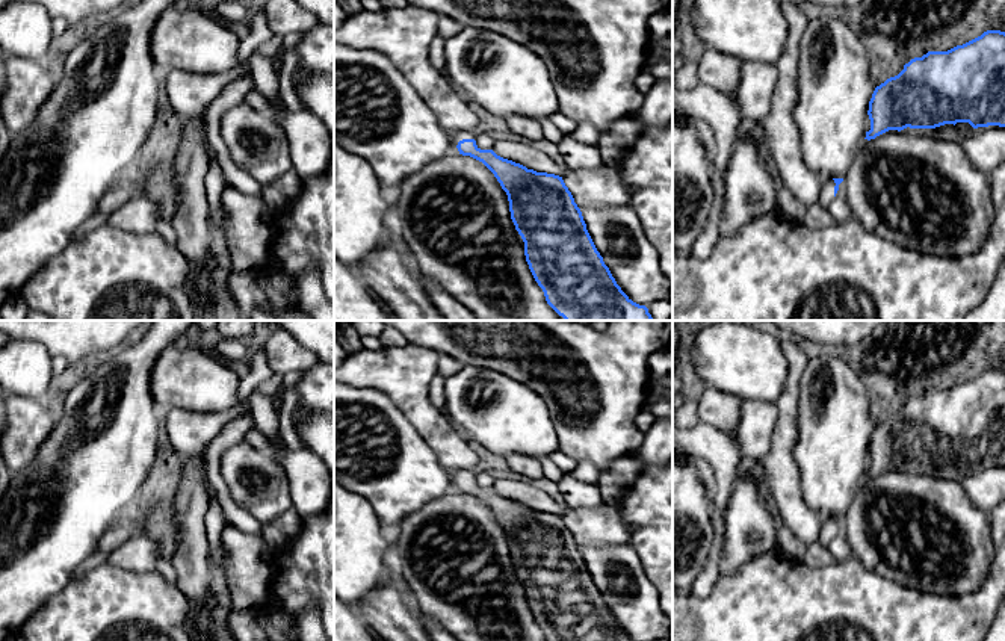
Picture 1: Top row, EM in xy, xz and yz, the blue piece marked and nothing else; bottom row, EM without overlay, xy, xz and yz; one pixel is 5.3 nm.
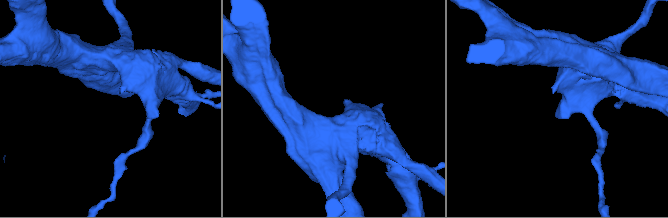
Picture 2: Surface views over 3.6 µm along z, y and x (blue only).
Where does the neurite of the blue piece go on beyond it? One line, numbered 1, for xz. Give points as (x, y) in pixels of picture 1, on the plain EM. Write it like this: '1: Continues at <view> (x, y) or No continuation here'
1: Continues at xz (457, 475)

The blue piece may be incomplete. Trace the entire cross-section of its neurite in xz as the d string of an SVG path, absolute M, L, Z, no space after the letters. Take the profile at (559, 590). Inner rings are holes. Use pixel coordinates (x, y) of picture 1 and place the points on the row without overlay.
M453 470L452 485L482 500L508 534L529 608L547 641L633 641L597 590L562 516L537 511L476 484L476 470Z

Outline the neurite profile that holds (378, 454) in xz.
M334 384L334 481L343 488L366 497L381 525L400 520L425 503L449 494L452 472L444 467L434 449L422 438L393 401L373 389Z

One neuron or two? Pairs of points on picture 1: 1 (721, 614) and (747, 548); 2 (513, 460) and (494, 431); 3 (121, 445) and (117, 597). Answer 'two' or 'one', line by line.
1: two
2: two
3: two

